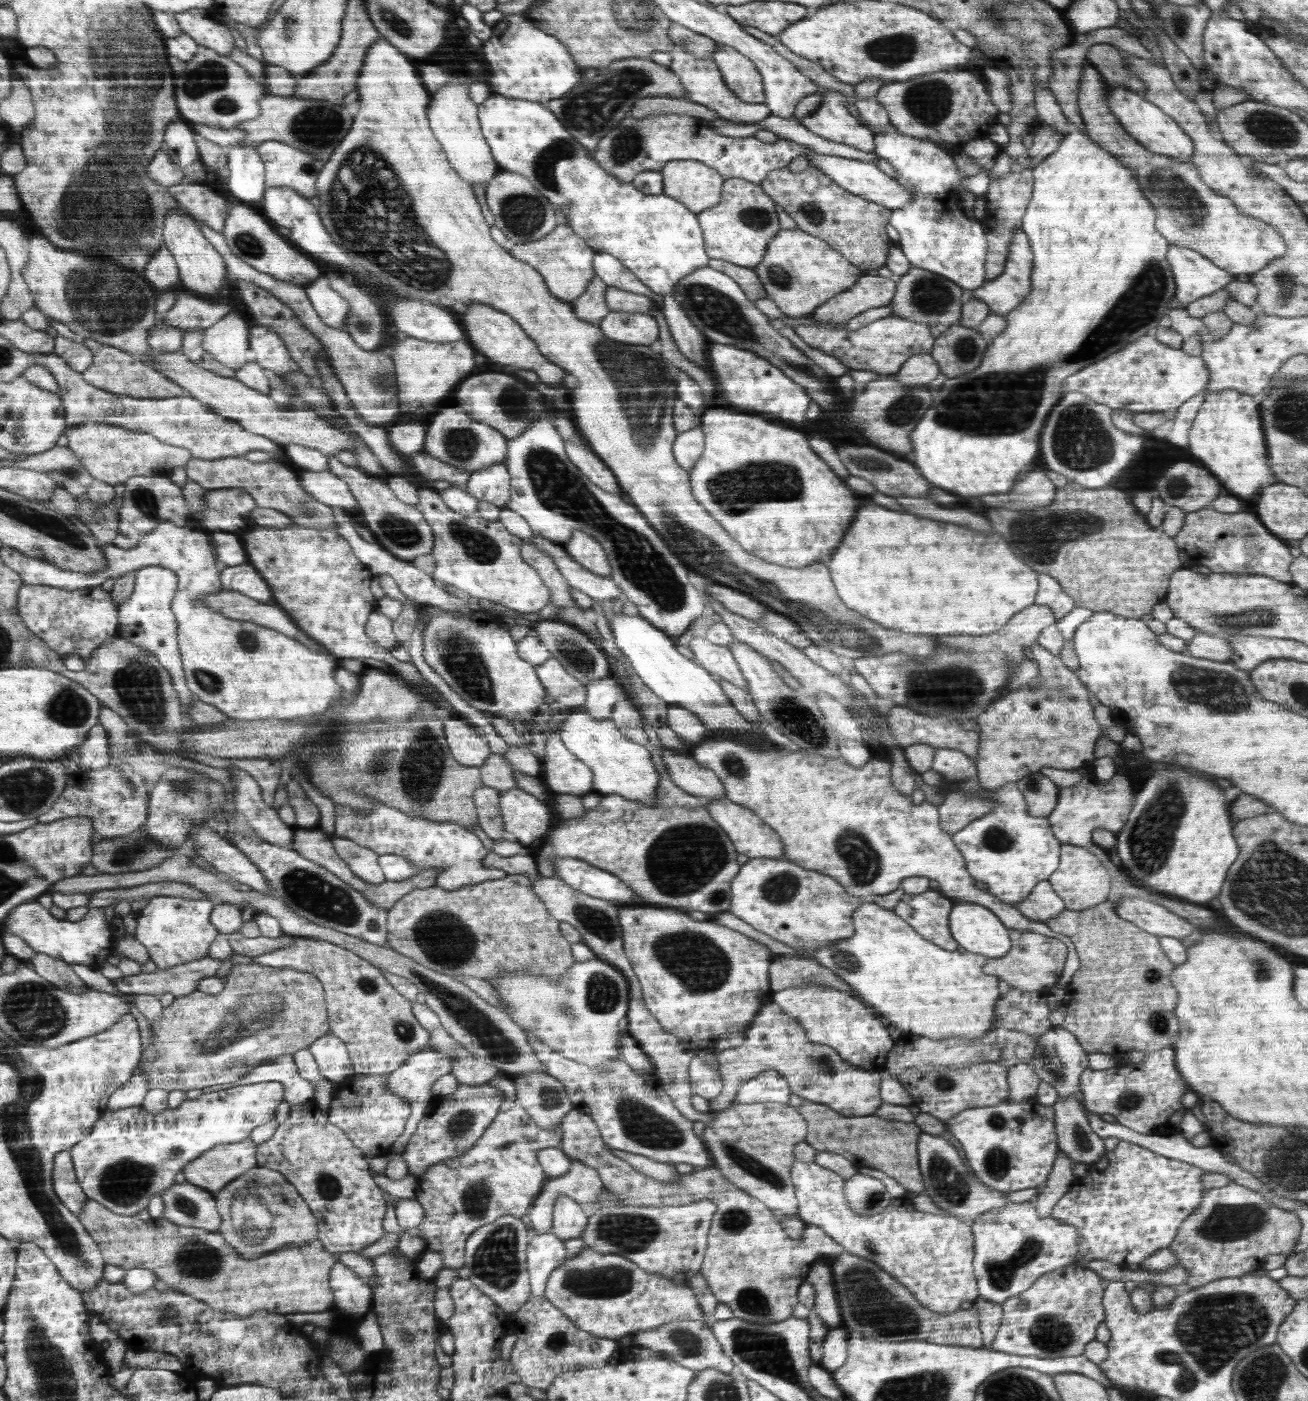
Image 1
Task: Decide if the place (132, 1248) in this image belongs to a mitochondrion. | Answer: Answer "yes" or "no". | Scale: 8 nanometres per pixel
no

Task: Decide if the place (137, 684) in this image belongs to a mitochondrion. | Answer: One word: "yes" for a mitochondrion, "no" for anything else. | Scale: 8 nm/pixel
yes

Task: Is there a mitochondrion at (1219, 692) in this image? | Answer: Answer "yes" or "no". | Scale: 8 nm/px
yes

